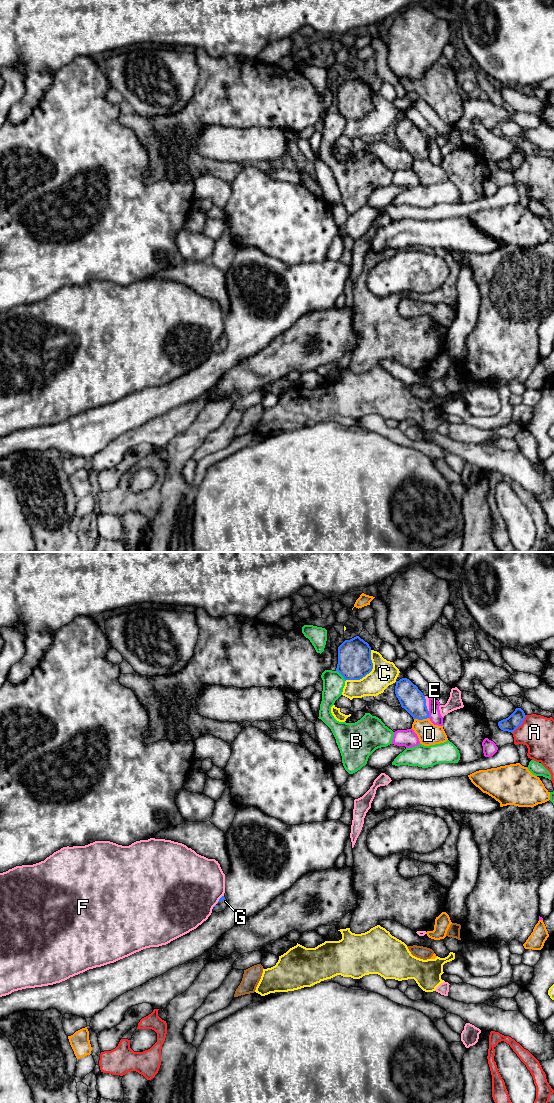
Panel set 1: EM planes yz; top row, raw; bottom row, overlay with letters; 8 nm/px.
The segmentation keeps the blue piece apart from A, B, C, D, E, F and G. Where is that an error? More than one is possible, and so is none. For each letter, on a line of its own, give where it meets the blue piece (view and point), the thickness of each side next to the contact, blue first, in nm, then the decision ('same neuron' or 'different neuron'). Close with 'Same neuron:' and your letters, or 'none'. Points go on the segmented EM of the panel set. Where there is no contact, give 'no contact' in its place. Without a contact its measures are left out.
A: yz (521, 724) | 120/280 nm | different neuron
B: yz (341, 674) | 280/180 nm | different neuron
C: yz (368, 673) | 280/200 nm | different neuron
D: yz (421, 719) | 190/180 nm | different neuron
E: yz (428, 714) | 190/100 nm | different neuron
F: yz (425, 704) | 190/30 nm | different neuron
G: yz (222, 900) | 40/30 nm | same neuron
Same neuron: G

